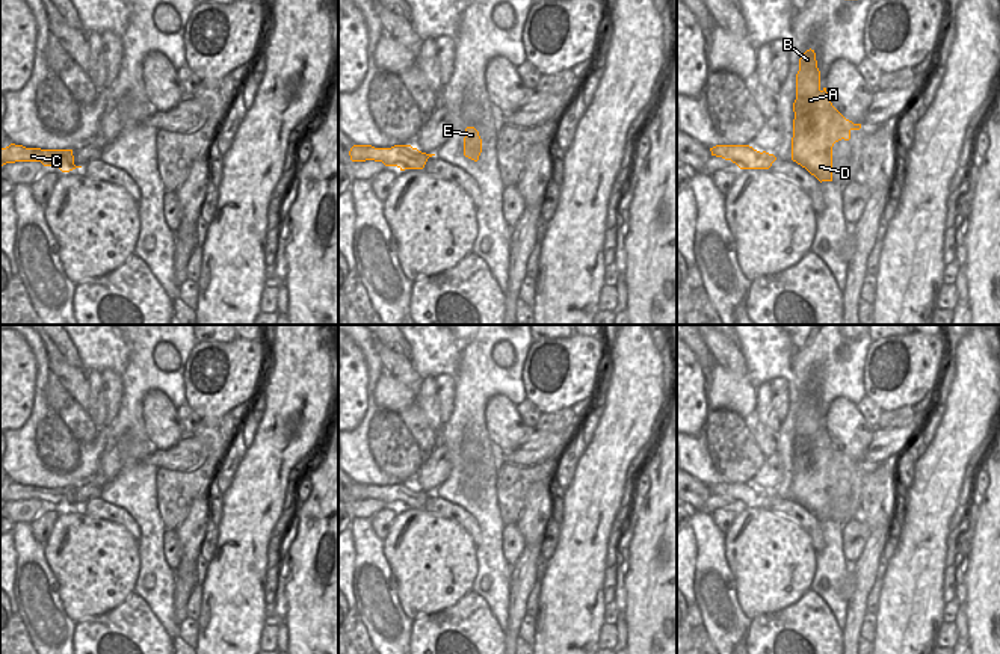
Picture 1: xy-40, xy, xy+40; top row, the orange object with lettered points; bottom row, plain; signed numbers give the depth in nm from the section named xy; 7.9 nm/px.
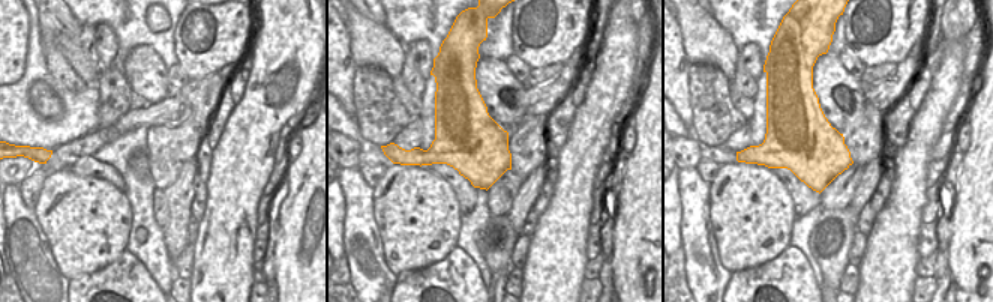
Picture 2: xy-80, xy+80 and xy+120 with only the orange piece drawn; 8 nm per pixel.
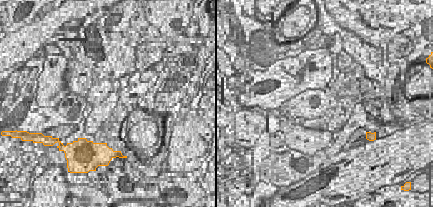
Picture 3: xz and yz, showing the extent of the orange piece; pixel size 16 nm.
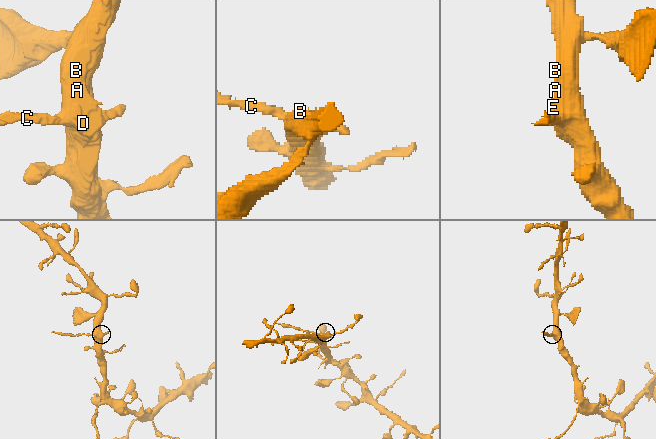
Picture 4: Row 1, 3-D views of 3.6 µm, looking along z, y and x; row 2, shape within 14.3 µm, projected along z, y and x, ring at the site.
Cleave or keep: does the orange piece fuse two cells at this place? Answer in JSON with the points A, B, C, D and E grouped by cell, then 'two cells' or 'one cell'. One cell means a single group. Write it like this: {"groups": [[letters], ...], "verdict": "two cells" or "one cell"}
{"groups": [["A", "B", "D", "E"], ["C"]], "verdict": "two cells"}

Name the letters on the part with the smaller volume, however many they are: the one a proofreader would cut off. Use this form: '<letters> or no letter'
C

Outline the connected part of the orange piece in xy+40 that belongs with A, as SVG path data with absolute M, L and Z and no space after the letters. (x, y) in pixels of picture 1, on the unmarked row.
M814 388L799 397L796 438L793 441L792 498L805 506L820 521L832 520L832 485L850 477L861 462L846 458L831 441L826 426L820 426L820 409Z

